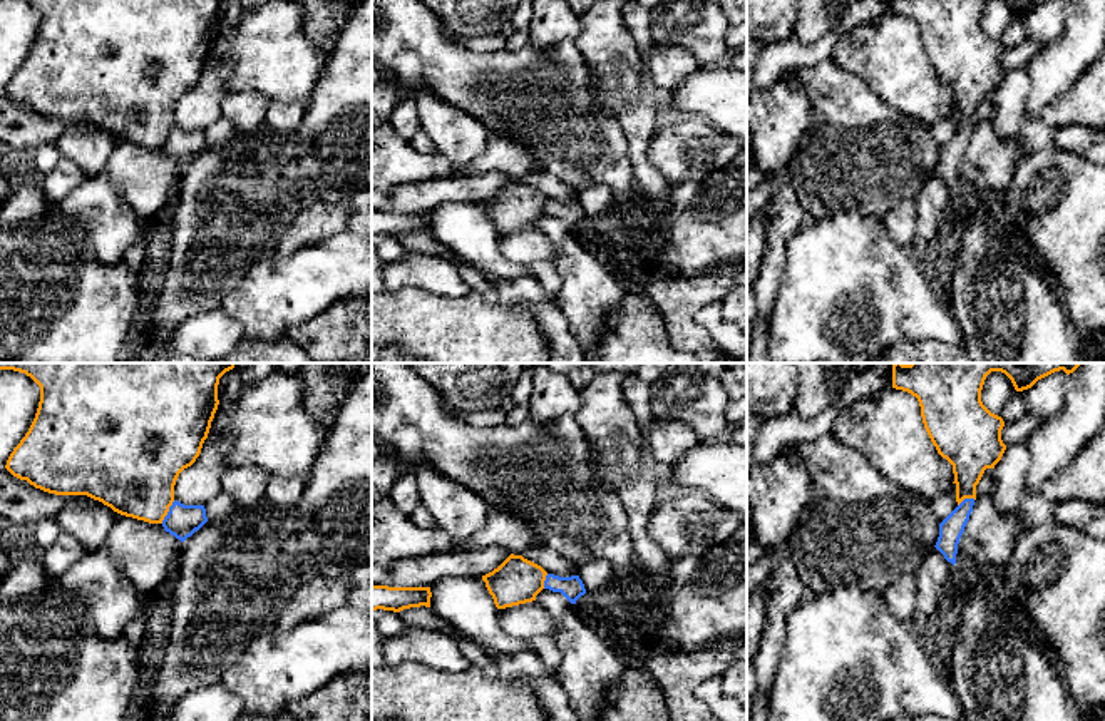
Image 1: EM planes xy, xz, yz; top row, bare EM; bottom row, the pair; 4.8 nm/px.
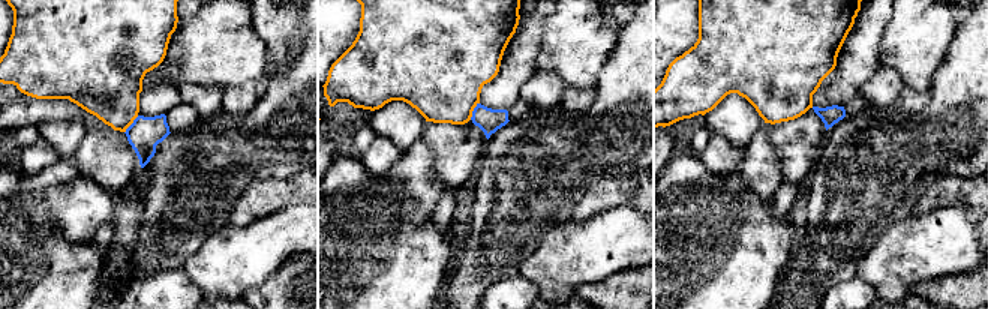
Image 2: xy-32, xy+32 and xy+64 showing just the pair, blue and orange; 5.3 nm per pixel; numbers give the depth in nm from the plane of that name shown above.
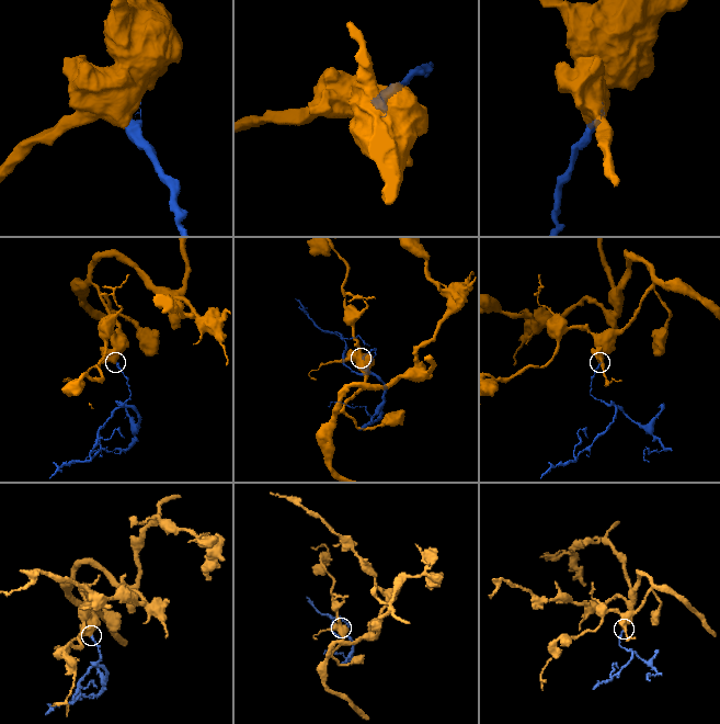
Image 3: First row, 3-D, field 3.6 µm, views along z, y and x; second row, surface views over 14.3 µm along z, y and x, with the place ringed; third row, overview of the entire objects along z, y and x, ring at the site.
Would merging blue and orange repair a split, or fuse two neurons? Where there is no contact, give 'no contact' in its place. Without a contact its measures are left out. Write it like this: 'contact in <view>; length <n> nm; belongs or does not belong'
contact in xy; length 130 nm; does not belong

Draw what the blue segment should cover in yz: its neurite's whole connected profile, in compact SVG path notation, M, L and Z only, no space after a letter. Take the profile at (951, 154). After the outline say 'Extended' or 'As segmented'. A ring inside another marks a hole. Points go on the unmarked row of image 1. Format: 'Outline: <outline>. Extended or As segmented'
Outline: M964 124L941 149L936 174L956 189L958 169L973 137L974 124Z. As segmented

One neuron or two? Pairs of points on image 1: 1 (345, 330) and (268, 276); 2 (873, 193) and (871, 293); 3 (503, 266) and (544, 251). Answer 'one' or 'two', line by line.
1: two
2: two
3: two

